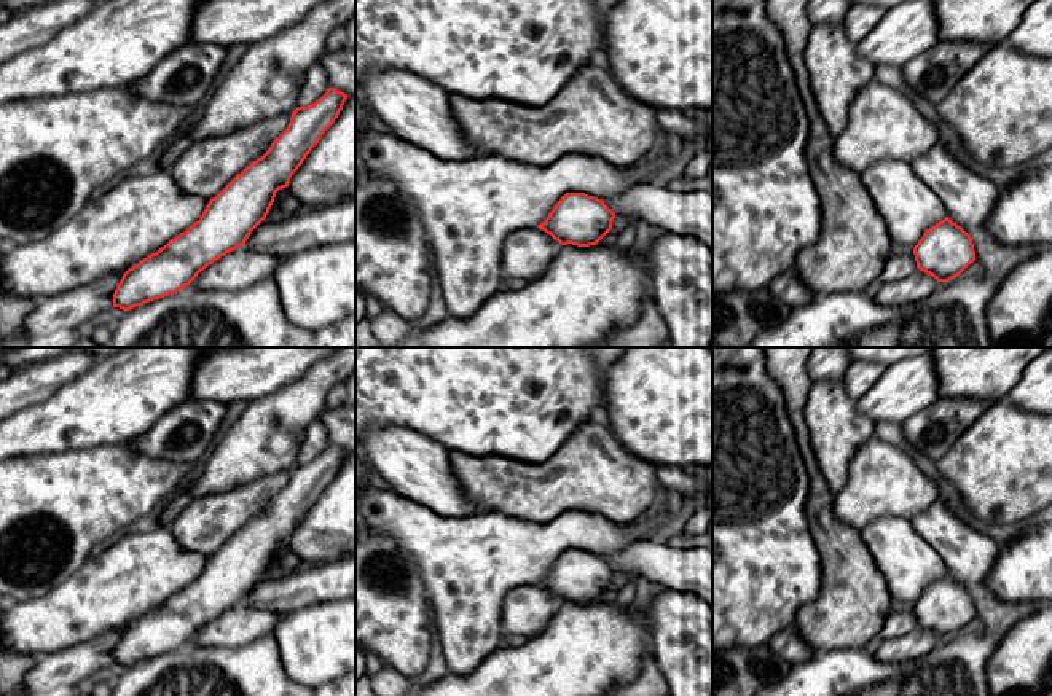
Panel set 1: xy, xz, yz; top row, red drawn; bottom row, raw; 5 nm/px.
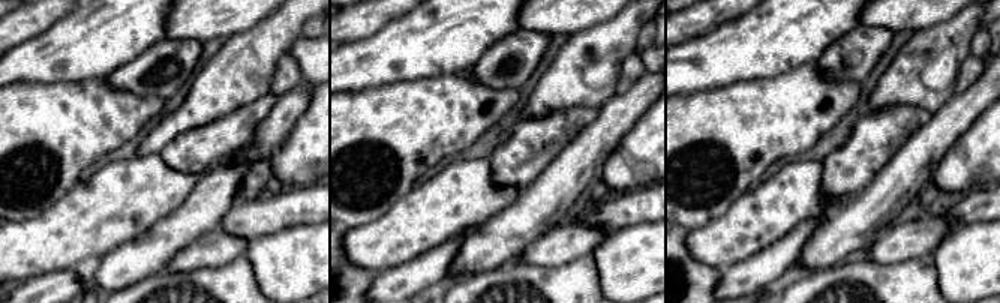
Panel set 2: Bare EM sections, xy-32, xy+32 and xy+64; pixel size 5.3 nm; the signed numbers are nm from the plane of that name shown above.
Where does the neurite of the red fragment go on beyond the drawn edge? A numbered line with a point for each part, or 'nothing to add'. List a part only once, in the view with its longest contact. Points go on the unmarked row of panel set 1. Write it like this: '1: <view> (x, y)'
nothing to add

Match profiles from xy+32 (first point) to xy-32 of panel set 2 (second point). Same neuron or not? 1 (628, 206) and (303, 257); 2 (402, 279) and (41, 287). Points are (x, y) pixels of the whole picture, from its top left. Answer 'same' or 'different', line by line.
1: different
2: same

